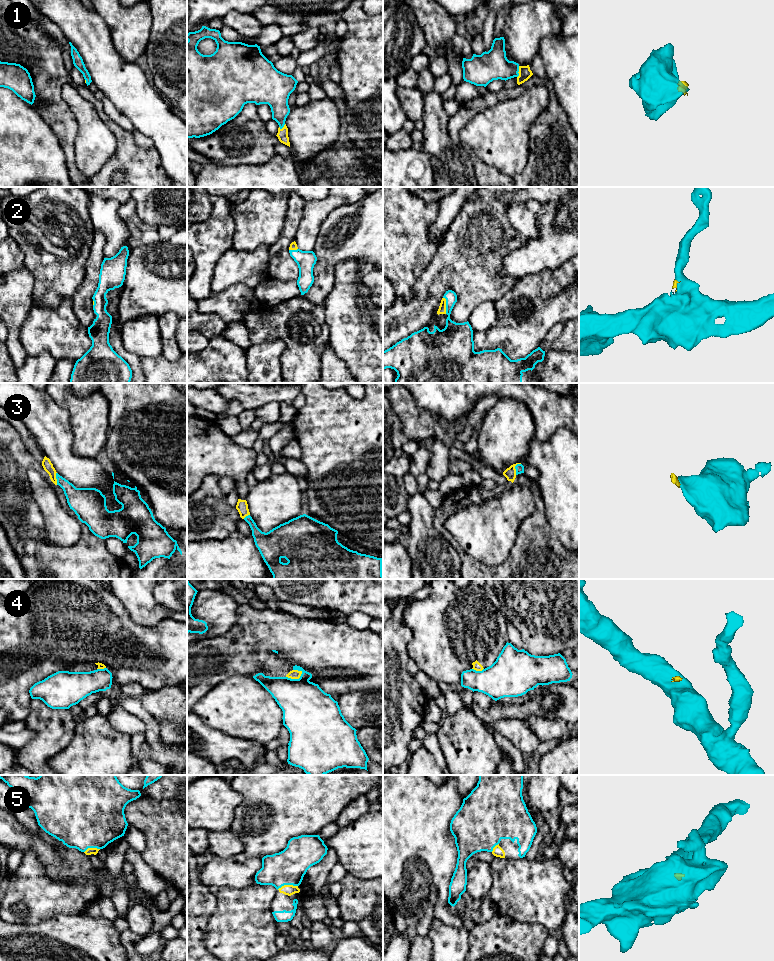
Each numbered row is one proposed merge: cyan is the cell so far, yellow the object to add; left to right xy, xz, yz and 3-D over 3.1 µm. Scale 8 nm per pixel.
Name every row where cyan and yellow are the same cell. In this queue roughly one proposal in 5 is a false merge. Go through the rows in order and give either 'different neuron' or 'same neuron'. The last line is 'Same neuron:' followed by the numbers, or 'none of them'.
1: same neuron
2: same neuron
3: same neuron
4: different neuron
5: same neuron
Same neuron: 1, 2, 3, 5

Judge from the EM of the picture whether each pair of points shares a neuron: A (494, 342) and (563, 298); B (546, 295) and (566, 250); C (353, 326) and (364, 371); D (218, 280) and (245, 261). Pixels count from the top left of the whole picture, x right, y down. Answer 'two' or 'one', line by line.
A: one
B: two
C: one
D: one

